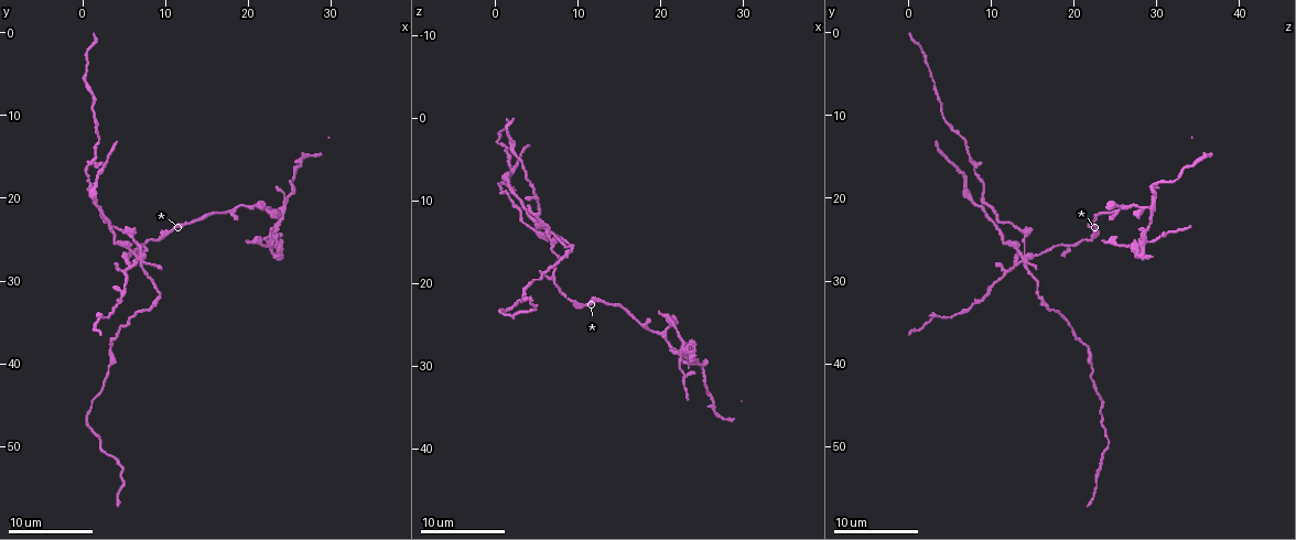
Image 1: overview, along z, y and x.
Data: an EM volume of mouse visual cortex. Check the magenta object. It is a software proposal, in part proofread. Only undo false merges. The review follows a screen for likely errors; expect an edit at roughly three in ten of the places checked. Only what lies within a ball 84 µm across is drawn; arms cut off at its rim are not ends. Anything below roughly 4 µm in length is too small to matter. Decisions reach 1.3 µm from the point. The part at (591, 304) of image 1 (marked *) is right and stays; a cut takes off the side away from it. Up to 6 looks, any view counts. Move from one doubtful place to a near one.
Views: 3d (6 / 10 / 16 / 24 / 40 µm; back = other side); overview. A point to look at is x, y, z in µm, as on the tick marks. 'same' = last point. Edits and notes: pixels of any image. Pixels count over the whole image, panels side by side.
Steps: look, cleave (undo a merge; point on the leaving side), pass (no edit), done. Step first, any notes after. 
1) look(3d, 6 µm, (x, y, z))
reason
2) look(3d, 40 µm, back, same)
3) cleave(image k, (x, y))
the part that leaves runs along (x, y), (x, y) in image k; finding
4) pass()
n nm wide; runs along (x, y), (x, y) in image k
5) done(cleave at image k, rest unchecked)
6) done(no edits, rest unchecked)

look(3d, 10 µm, (6.8, 27.4, 14.0))
thin arm on a thick one

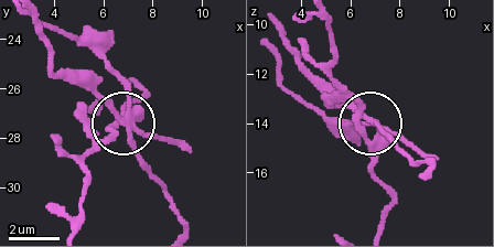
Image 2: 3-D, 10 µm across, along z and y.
cleave(image 2, (156, 137))
310 nm wide; a second neuron is stuck on

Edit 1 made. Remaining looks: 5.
look(overview)

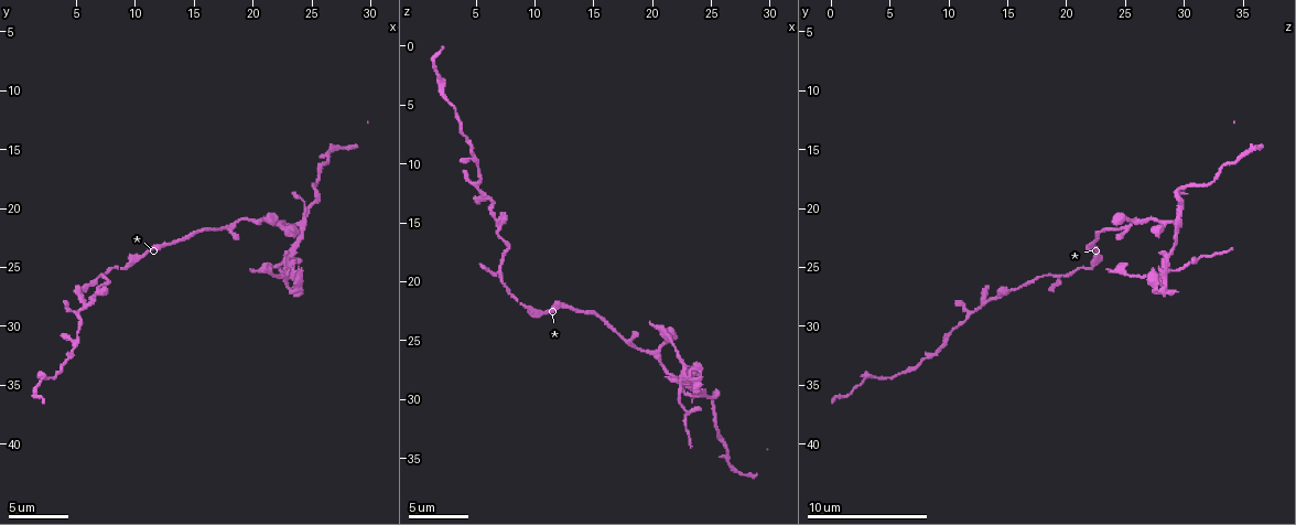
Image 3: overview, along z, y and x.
look(3d, 6 µm, (7.2, 25.6, 18.4))
narrows sharply

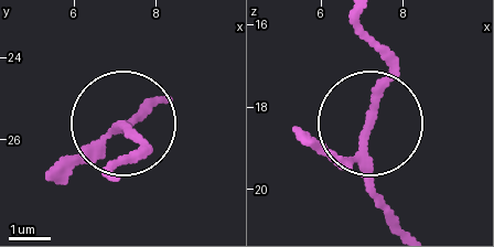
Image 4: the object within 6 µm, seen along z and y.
pass()
continuous, no second neuron

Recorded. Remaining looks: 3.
look(3d, 10 µm, (24.4, 21.6, 29.4))

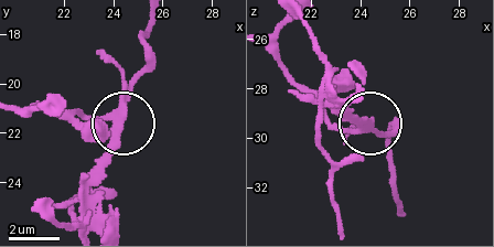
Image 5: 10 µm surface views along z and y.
cleave(image 5, (354, 122))
250 nm wide; two neurons meet here

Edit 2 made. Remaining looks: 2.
done(cleave at image 2, cleave at image 5, rest unchecked)

